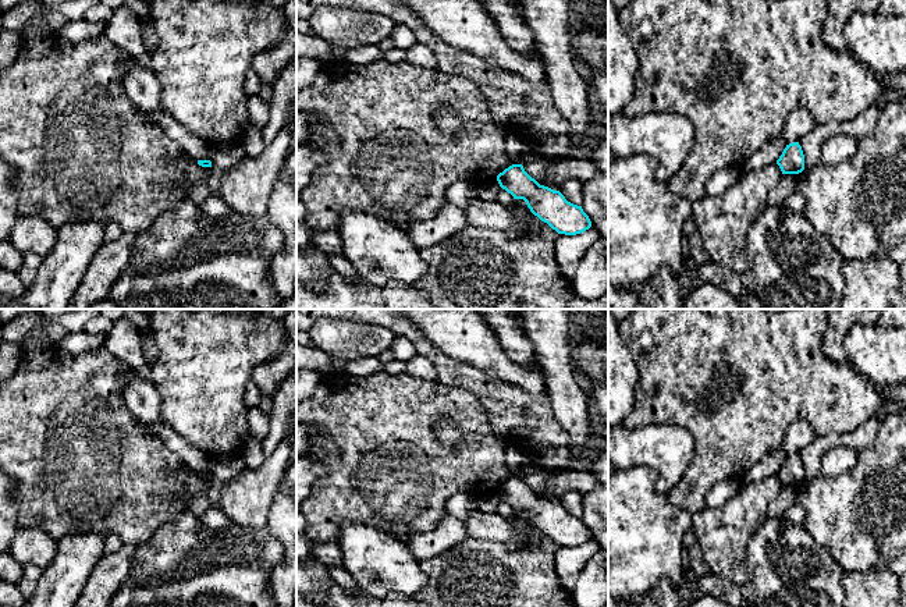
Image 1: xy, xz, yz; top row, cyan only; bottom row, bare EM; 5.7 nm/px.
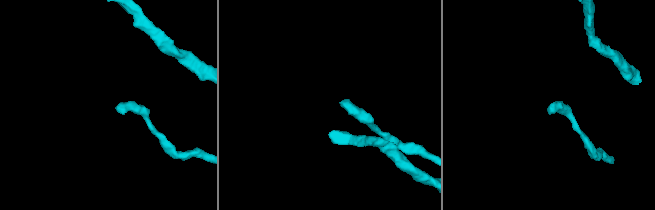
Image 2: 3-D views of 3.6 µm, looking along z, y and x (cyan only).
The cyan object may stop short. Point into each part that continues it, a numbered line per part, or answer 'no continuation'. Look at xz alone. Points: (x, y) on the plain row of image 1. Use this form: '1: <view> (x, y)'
no continuation

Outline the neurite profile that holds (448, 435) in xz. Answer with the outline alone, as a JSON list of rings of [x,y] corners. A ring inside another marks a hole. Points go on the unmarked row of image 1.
[[[447,419],[438,420],[434,427],[434,433],[438,441],[450,450],[456,450],[461,446],[459,429]]]

